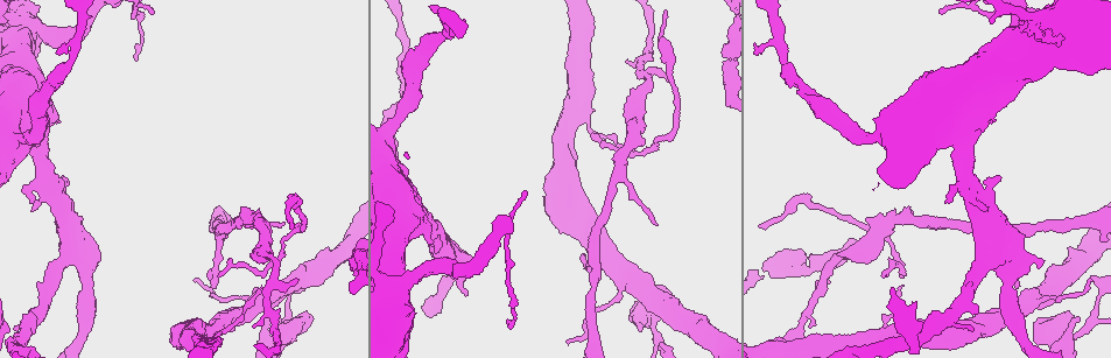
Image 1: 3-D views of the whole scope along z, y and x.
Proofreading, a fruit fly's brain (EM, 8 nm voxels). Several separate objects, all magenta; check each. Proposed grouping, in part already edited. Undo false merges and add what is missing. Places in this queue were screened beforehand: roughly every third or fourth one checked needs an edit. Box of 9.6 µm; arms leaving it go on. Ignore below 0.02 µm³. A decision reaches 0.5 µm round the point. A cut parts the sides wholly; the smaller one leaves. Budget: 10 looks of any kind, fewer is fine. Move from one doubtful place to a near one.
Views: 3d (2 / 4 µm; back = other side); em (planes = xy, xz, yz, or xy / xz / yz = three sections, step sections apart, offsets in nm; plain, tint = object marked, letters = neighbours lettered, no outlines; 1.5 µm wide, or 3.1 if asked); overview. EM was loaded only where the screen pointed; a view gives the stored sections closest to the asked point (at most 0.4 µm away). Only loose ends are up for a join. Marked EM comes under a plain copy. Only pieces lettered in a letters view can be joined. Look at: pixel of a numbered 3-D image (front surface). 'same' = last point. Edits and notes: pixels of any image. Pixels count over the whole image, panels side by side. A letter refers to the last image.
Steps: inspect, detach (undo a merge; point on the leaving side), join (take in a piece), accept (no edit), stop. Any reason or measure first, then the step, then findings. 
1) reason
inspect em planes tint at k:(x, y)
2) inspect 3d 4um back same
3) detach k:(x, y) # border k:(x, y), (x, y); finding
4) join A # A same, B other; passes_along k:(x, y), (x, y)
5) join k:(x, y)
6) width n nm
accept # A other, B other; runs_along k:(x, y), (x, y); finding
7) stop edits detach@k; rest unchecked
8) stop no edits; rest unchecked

branch stops here
inspect em planes letters at 1:(1088, 280)

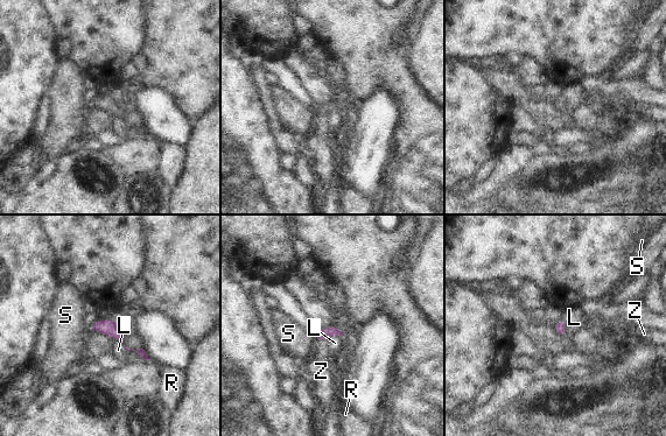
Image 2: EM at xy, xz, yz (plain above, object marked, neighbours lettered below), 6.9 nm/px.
width 80 nm
join Z # L other, R other, S other, Z same; passes_along 2:(322, 333), (321, 339), (321, 371); the neuron continues

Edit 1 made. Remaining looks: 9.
an open end
inspect em xy step 4 tint at 1:(467, 294)

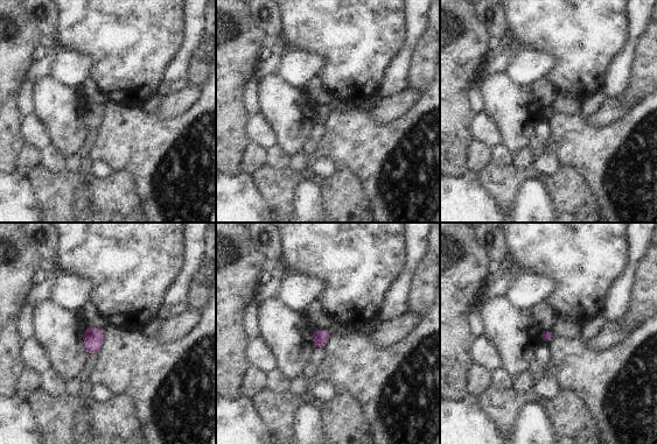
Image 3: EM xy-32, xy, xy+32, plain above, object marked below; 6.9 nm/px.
inspect em planes letters same

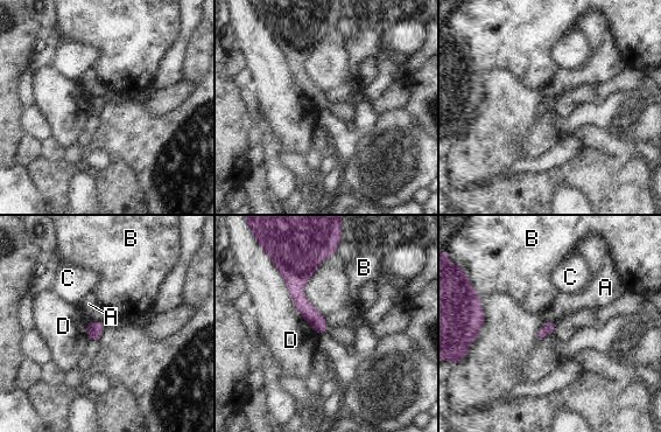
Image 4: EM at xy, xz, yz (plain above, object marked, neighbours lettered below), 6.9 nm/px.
longest_contact D 550 nm
accept # A other, B other, C other, D other; runs_along 4:(321, 257), (299, 278), (318, 329); none of them fits

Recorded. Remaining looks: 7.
branch stops here
inspect em yz step 4 letters at 1:(1080, 319)

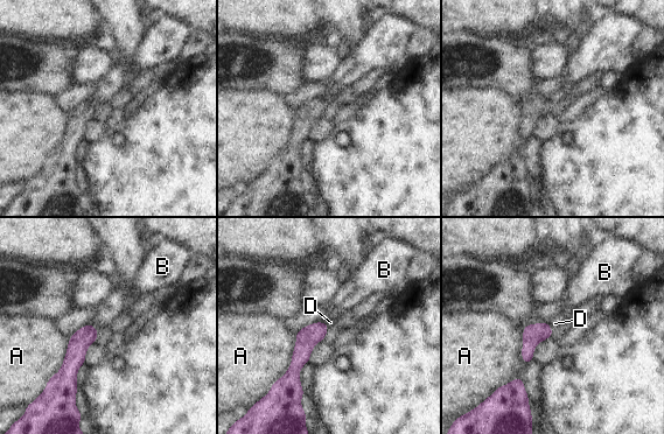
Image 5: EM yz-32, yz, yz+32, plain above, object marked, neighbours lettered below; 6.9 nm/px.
cut it another way
inspect em planes letters same

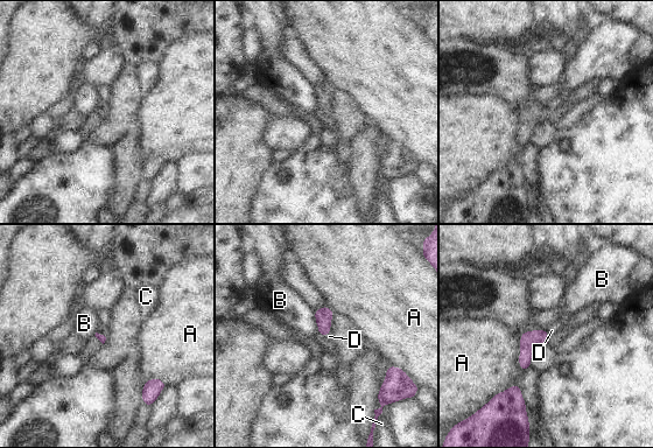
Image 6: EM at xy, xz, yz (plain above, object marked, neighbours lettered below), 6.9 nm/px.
longest_contact A 260 nm
join D # A other, B other, C other, D same; passes_along 6:(529, 341), (546, 333), (552, 330); it goes on there

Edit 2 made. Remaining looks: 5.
free end
inspect em xy step 8 letters at 1:(635, 153)

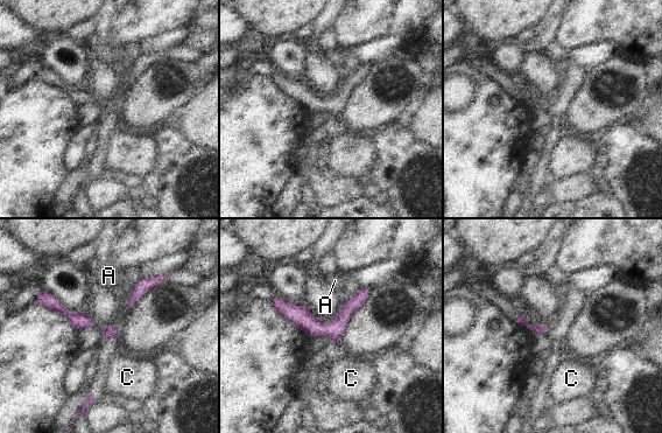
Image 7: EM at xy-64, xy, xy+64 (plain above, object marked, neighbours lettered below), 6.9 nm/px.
inspect em planes letters same

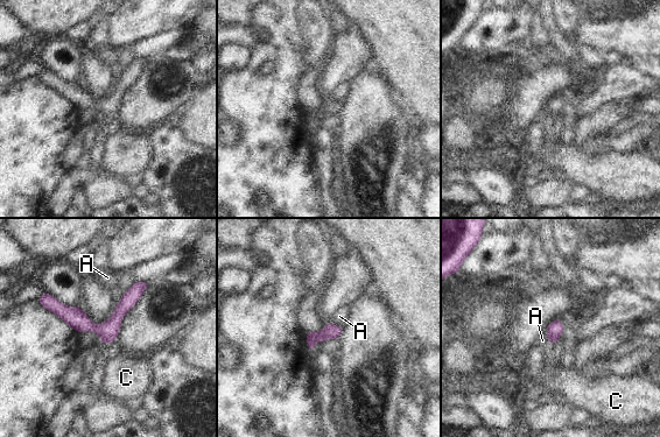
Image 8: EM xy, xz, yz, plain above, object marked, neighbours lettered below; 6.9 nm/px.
longest_contact A 110 nm
accept # A other, C other; border 8:(328, 323), (342, 326); none of them fits

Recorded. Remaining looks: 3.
stop edits join@2, join@6; rest unchecked

